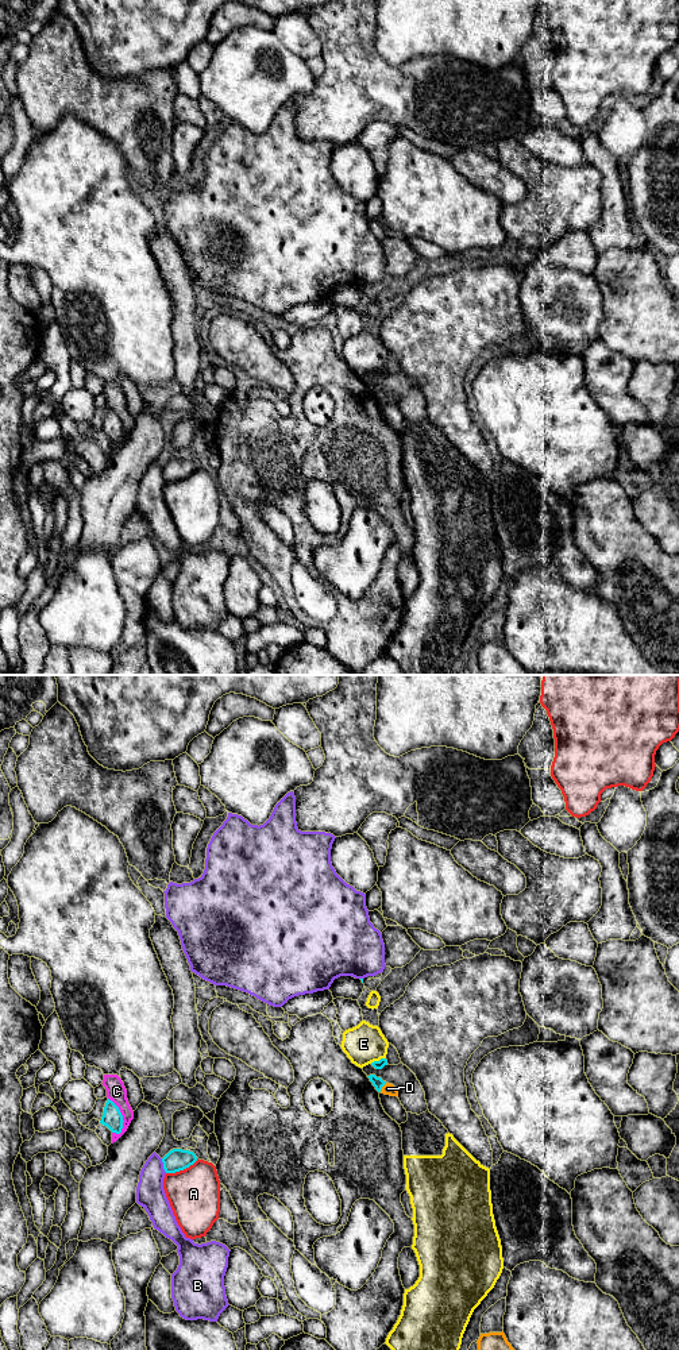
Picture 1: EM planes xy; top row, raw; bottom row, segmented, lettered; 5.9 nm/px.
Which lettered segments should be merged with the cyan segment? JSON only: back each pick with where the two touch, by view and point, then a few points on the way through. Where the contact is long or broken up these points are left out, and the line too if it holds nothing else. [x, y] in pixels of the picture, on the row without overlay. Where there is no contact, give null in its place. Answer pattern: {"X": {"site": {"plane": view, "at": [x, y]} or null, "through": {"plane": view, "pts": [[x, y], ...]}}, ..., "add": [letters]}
{"D": {"site": {"plane": "xy", "at": [382, 394]}, "through": {"plane": "xy", "pts": [[378, 392], [382, 394], [388, 397]]}}, "add": ["D"]}

